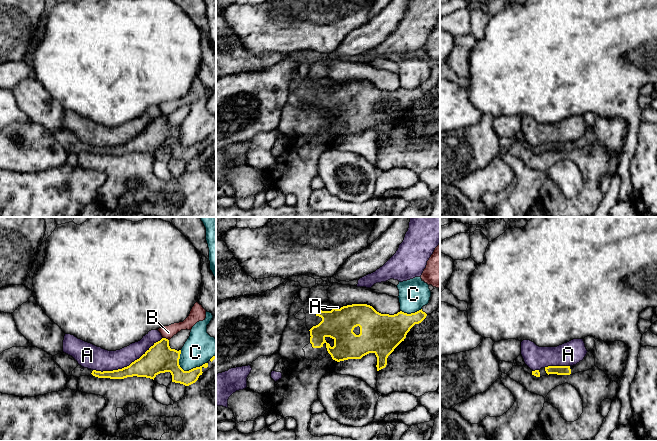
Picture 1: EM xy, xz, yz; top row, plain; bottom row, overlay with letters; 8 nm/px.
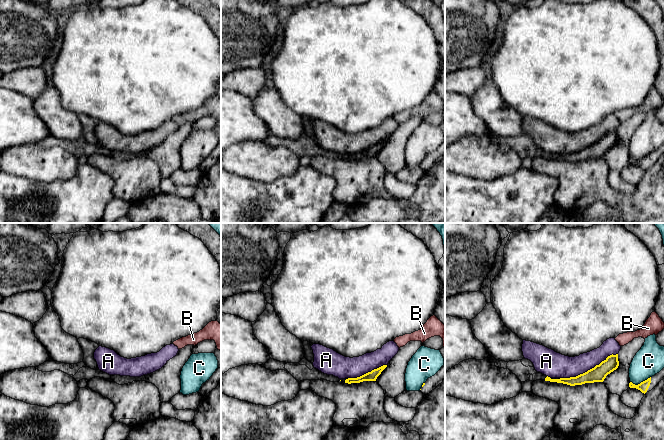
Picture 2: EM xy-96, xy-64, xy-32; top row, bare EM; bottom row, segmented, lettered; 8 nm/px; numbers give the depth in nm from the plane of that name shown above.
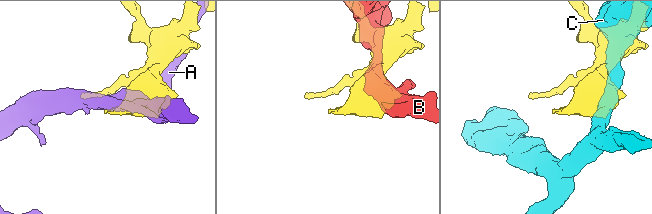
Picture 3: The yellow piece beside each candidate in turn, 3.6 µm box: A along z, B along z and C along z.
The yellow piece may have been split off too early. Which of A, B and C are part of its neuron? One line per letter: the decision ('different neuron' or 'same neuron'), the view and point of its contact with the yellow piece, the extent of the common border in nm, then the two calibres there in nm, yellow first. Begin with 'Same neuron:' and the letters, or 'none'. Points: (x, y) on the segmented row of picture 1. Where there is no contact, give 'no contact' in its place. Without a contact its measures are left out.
Same neuron: none
A: different neuron; contact xy (127, 366); length 600 nm; calibres 220 and 180 nm
B: different neuron; contact xy (165, 338); length 50 nm; calibres 240 and 100 nm
C: different neuron; contact xy (186, 371); length 240 nm; calibres 240 and 240 nm

